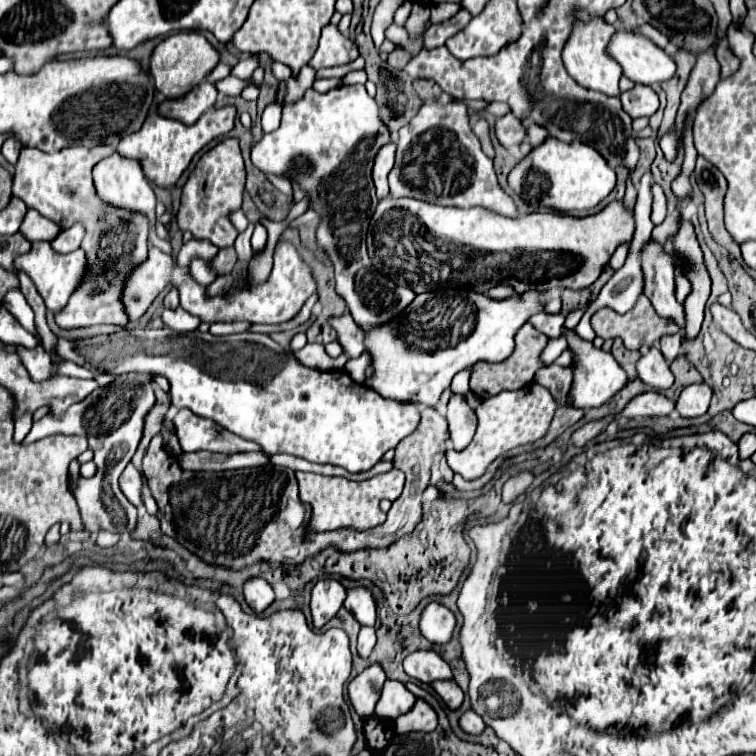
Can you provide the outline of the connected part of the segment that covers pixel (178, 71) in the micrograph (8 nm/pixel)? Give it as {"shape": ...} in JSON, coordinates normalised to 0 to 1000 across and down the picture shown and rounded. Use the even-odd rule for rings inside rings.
{"shape":[[[235,42],[214,53],[201,71],[201,101],[206,116],[220,124],[220,130],[238,130],[249,124],[259,111],[265,111],[291,82],[288,66],[262,42]]]}

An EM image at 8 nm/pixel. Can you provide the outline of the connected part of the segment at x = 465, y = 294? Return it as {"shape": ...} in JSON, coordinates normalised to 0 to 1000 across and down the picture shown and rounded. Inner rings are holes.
{"shape":[[[593,384],[590,392],[571,386],[553,389],[524,423],[516,423],[503,434],[489,434],[487,468],[495,495],[484,500],[484,508],[508,526],[519,526],[526,532],[553,529],[561,540],[571,540],[579,532],[585,516],[595,511],[603,492],[630,481],[632,476],[643,476],[643,479],[669,476],[680,463],[680,442],[685,439],[685,434],[696,429],[698,421],[714,410],[717,410],[717,399],[712,386],[696,386],[690,392],[680,389],[677,394],[669,397],[651,397],[624,384]]]}

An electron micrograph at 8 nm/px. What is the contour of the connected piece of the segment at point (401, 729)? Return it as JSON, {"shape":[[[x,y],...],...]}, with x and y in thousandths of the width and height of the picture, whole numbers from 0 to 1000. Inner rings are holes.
{"shape":[[[550,923],[550,931],[537,944],[529,944],[521,952],[526,971],[537,971],[537,968],[548,968],[548,966],[571,968],[577,963],[577,958],[579,958],[577,942],[558,923]]]}

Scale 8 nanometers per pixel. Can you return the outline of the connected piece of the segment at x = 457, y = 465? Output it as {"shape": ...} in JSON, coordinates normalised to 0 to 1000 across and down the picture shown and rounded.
{"shape":[[[704,505],[688,516],[680,516],[680,519],[659,519],[653,524],[643,526],[630,540],[632,563],[630,563],[624,587],[619,587],[619,593],[614,593],[608,598],[603,598],[598,590],[590,593],[587,601],[590,601],[593,616],[601,624],[608,624],[616,635],[638,630],[643,616],[656,606],[667,606],[675,593],[717,579],[725,569],[733,542],[735,542],[735,532],[730,529],[728,519],[709,505]]]}

